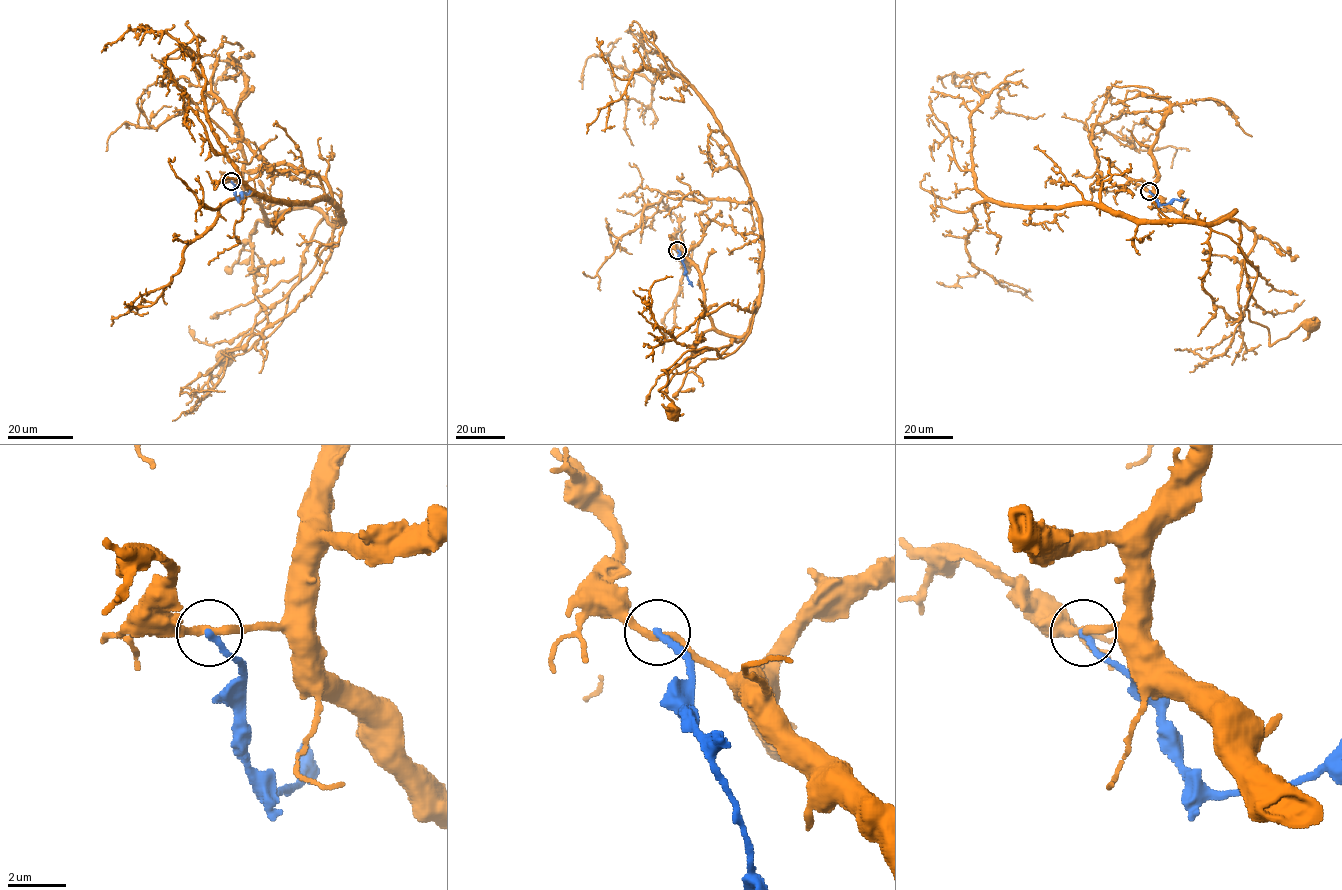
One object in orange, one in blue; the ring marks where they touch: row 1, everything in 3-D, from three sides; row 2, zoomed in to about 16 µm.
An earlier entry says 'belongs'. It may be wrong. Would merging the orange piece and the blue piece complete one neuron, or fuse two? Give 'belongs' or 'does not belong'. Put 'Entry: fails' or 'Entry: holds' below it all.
does not belong
Entry: fails

